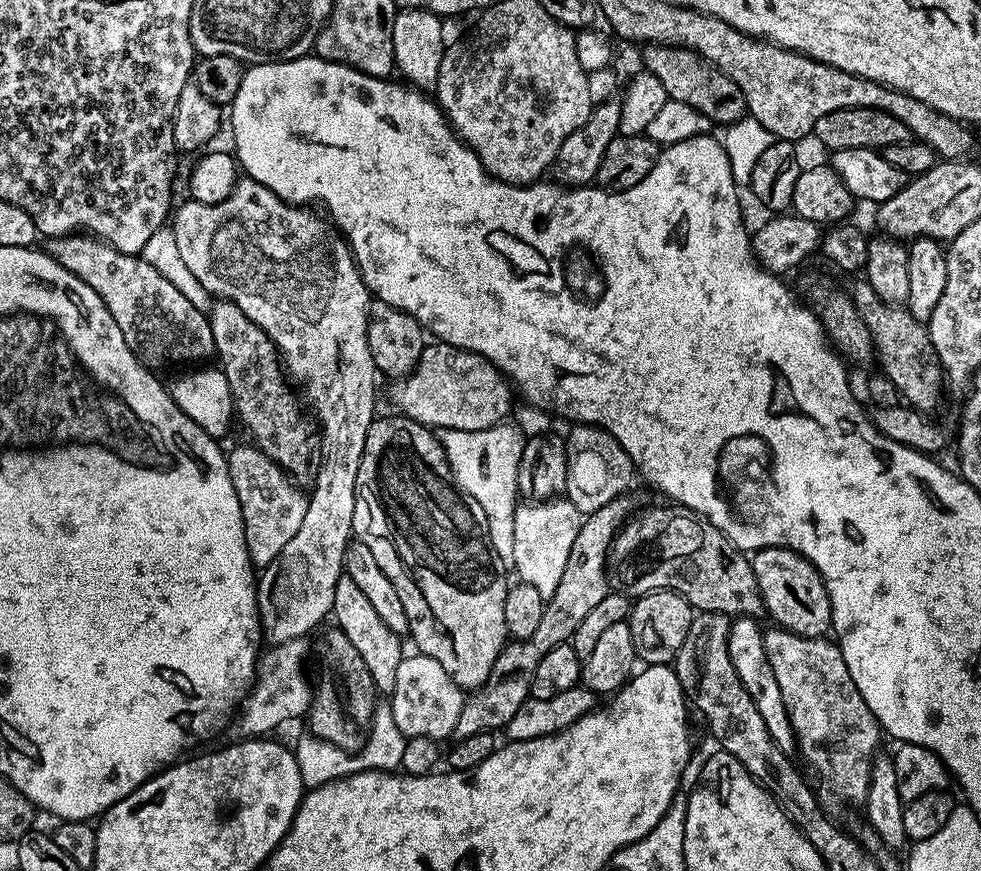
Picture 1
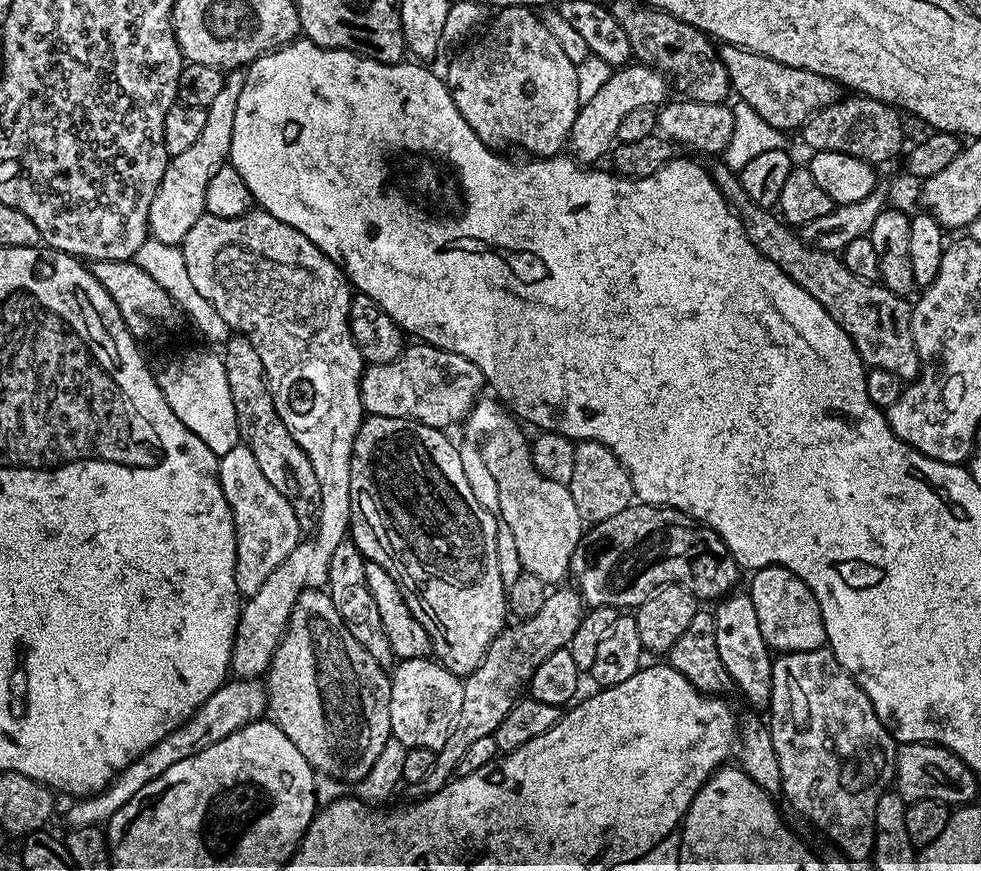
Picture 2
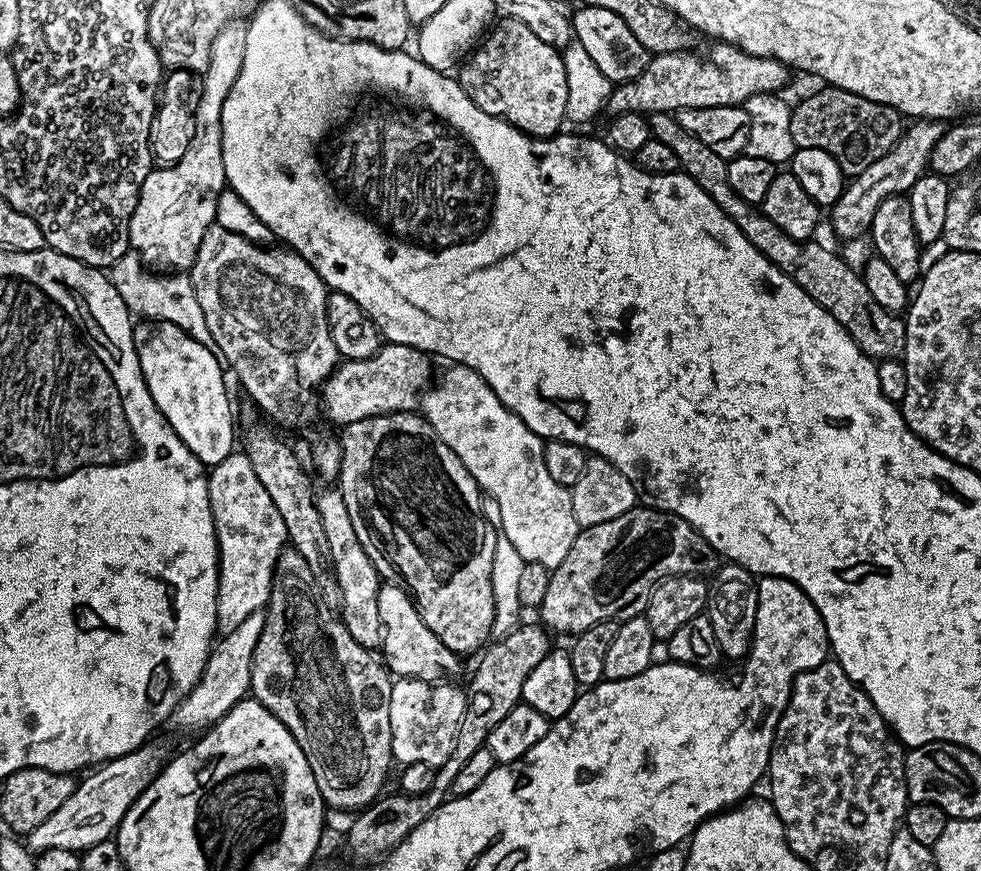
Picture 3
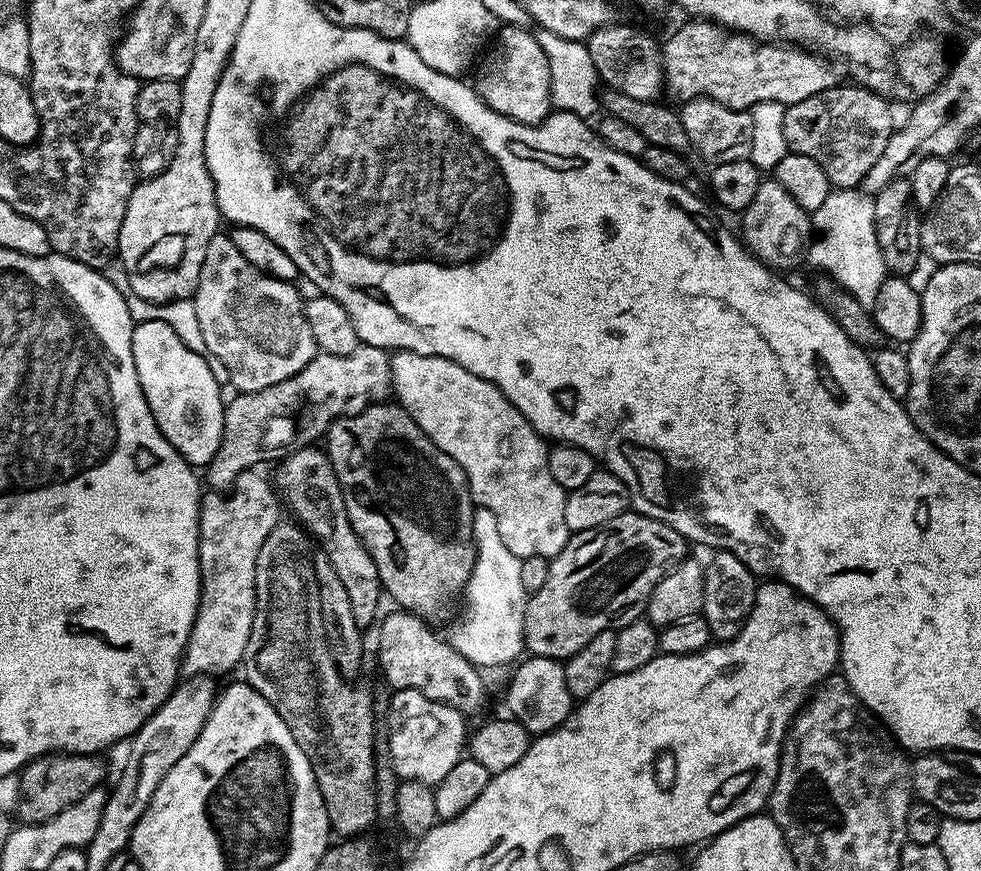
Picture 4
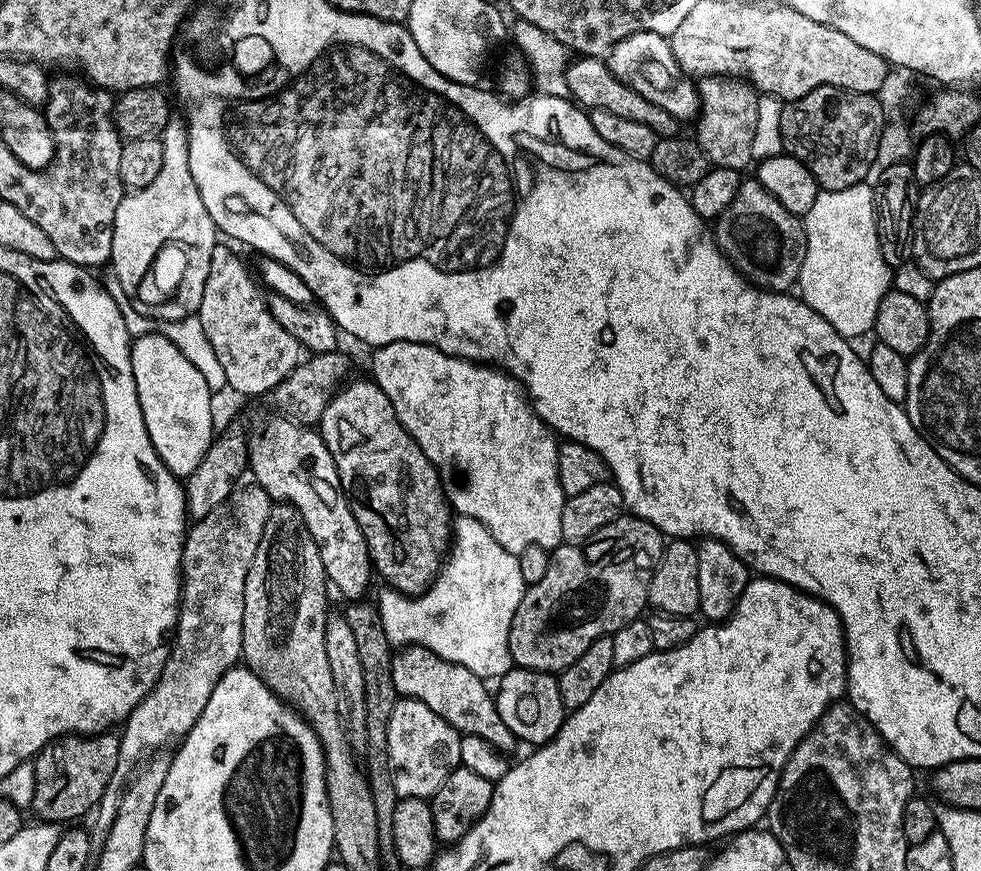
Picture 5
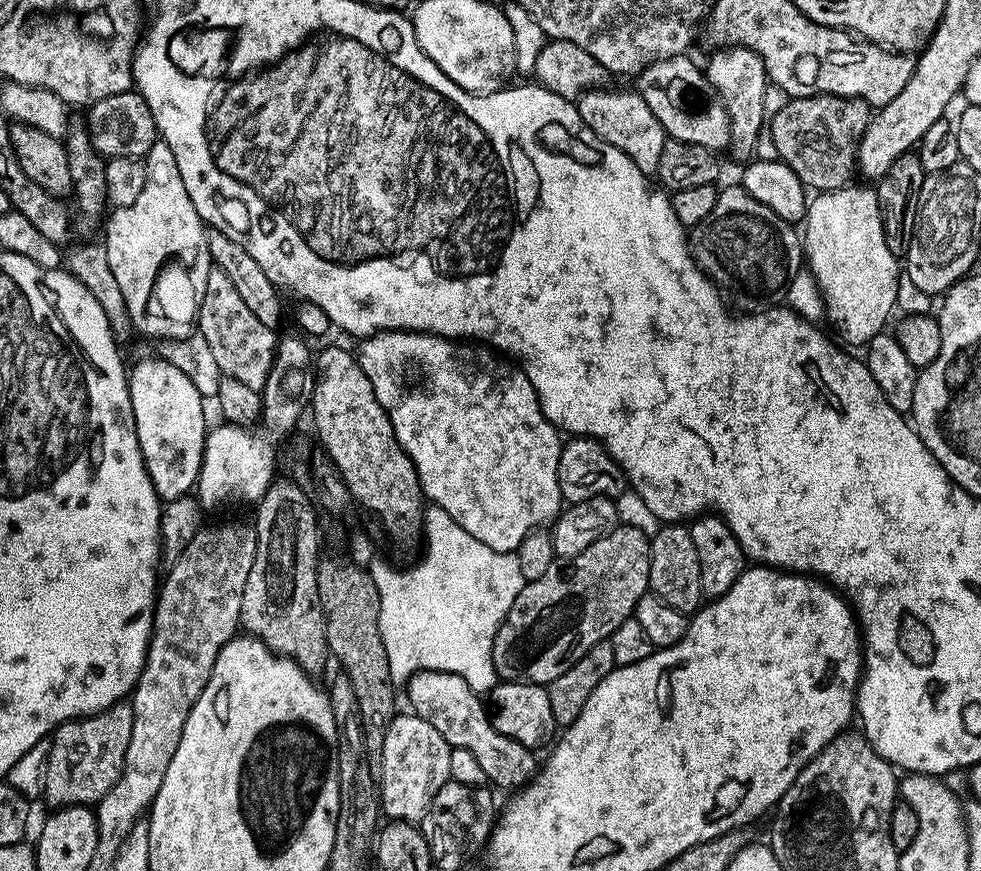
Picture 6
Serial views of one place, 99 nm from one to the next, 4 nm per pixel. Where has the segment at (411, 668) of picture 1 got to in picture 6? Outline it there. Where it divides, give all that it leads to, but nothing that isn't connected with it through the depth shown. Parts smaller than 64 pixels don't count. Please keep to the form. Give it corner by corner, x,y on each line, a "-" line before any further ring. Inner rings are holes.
397,714
386,730
386,742
382,742
382,774
379,779
380,786
380,807
383,815
392,822
420,822
423,821
425,814
430,810
438,790
450,779
450,754
452,748
426,722
422,717
415,714

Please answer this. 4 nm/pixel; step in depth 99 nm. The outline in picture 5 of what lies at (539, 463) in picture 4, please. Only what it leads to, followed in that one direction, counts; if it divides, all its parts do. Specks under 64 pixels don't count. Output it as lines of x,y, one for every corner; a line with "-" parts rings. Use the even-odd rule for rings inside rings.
394,342
371,354
371,379
390,398
398,422
402,422
414,442
422,446
422,454
440,471
444,496
453,513
482,522
502,550
519,554
526,546
551,550
562,543
562,510
566,497
562,482
558,482
558,436
533,412
515,378
493,365
451,356
414,342

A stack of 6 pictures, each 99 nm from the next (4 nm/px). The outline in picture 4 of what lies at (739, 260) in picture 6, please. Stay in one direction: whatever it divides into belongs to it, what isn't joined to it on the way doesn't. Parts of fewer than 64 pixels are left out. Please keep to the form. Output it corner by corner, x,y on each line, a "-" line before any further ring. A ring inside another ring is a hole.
774,178
761,179
758,194
754,194
750,206
744,208
739,220
739,235
744,247
773,270
794,267
800,256
802,260
805,255
813,235
810,214
802,210
802,206
798,206
798,202
794,202
794,198
790,198
790,194

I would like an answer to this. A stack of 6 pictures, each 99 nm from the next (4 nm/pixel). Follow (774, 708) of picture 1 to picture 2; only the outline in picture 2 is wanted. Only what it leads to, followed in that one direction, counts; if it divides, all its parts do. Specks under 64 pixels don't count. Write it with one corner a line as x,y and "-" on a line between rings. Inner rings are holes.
729,594
723,597
714,608
718,654
722,658
722,666
726,666
738,692
740,688
741,694
750,703
764,706
772,696
772,661
774,656
768,647
766,637
762,634
760,608
757,601
748,594
745,596
736,595

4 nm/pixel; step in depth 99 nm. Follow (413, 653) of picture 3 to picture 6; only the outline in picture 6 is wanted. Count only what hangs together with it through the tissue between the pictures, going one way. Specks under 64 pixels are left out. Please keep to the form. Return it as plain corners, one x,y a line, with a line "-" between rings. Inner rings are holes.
415,672
408,681
408,700
412,703
411,711
422,717
442,738
446,738
448,745
462,750
470,750
474,758
478,758
478,766
482,766
485,781
497,789
519,790
533,779
538,772
537,753
531,748
522,746
514,738
506,738
498,730
494,730
489,709
482,701
481,693
470,690
466,686
466,678
449,672

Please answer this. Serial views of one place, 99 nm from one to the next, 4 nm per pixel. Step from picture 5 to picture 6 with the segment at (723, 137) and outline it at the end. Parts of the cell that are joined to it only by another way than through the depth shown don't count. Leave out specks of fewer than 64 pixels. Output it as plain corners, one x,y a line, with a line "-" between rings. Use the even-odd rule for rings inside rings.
724,46
709,58
706,63
708,81
722,98
722,106
726,106
726,114
730,122
730,153
739,162
753,159
757,144
761,143
760,131
765,131
766,117
762,101
766,99
766,90
770,83
766,74
766,66
758,54
749,48

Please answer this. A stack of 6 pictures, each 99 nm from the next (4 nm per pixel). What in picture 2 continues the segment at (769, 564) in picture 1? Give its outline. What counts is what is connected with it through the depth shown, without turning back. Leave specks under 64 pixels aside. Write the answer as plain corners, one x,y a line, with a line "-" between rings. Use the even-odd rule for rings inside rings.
771,564
769,568
758,568
751,573
751,595
756,598
764,596
764,604
760,608
760,625
762,634
766,637
769,649
781,652
809,652
815,648
825,647
826,626
822,618
822,610
818,606
818,598
790,570
786,570
777,564

